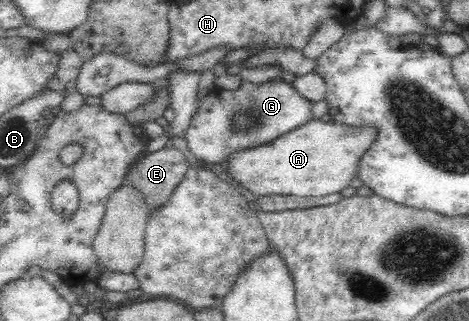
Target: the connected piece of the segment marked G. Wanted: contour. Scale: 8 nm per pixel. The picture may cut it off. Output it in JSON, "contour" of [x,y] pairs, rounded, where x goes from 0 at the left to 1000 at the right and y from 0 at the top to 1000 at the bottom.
{"contour":[[[595,243],[559,265],[518,255],[497,283],[454,274],[424,324],[392,427],[420,495],[475,514],[488,480],[565,452],[663,374],[667,321],[646,305],[625,274],[625,259],[608,259]]]}

